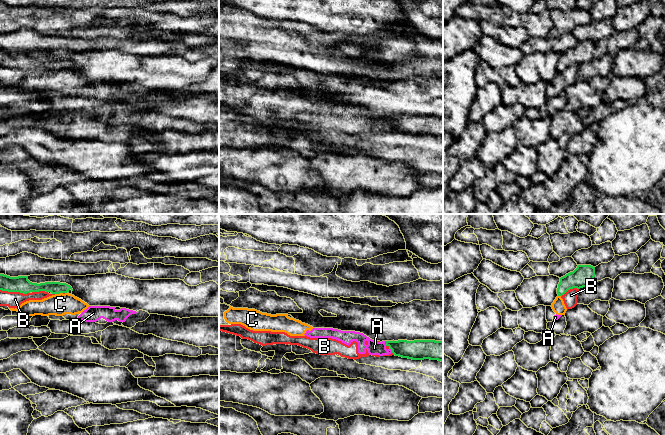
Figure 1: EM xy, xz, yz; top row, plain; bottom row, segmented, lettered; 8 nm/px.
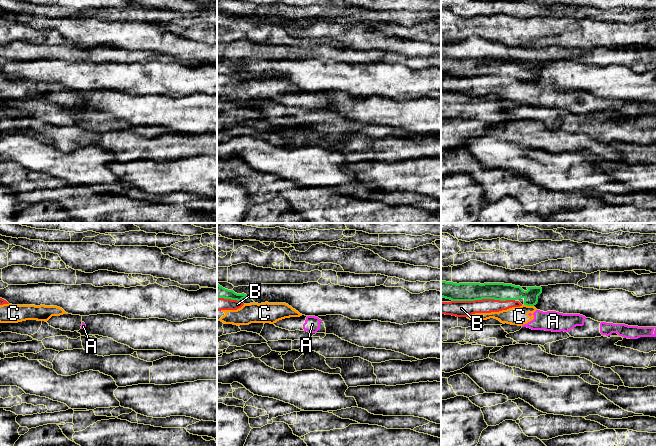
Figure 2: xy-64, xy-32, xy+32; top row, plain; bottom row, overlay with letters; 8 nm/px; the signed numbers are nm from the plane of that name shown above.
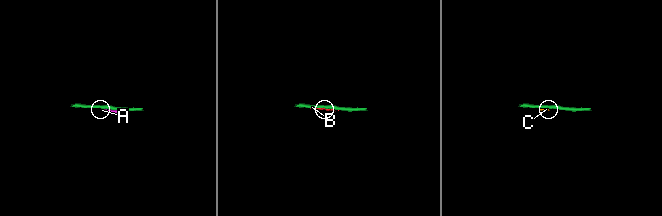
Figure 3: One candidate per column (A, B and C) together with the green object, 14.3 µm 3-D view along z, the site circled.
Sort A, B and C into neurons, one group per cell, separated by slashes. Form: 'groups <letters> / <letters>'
groups A B C

